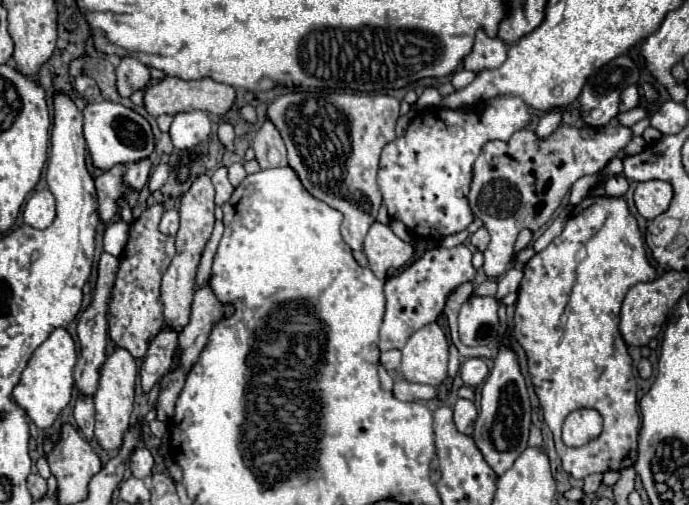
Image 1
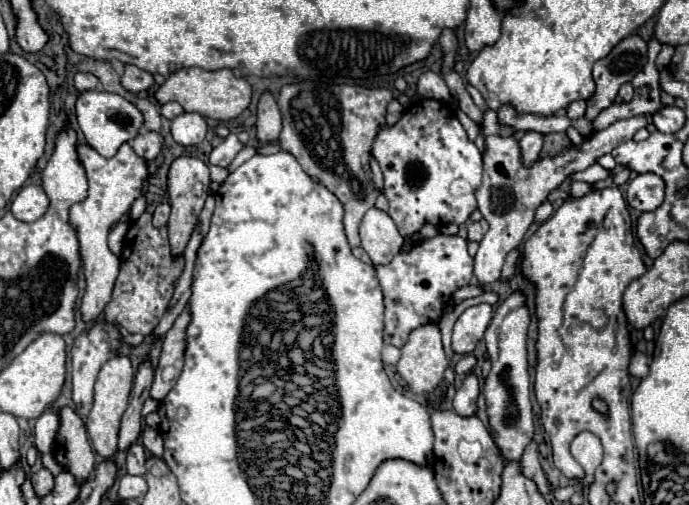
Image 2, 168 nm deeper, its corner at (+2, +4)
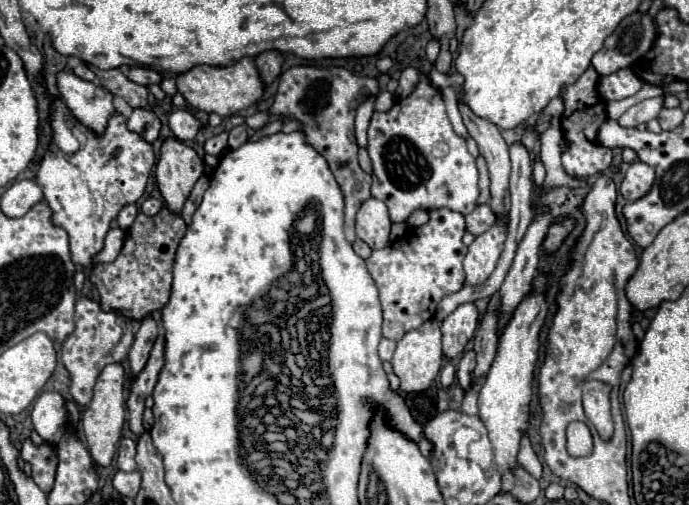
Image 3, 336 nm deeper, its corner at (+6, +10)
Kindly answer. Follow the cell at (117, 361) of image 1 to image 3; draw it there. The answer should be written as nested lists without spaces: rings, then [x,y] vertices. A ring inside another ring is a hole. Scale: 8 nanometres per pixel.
[[[108,364],[94,386],[94,396],[92,402],[84,408],[82,414],[82,428],[86,434],[86,442],[88,442],[88,450],[92,454],[92,458],[96,460],[96,464],[100,466],[108,466],[114,458],[116,446],[120,442],[122,436],[122,424],[124,424],[124,368],[122,364]]]

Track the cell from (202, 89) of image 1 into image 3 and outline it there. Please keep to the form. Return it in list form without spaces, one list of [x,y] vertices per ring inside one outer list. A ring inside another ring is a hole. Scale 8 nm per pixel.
[[[242,58],[230,66],[198,64],[198,66],[190,68],[188,72],[182,72],[176,76],[176,88],[192,108],[208,112],[208,114],[216,112],[222,118],[228,118],[228,116],[248,108],[264,92],[264,86],[262,86],[258,72],[254,68],[254,62],[250,58]]]

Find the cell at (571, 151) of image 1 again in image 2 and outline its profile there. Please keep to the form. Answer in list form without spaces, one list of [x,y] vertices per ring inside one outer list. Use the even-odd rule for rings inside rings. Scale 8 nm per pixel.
[[[652,114],[646,116],[632,116],[626,120],[618,120],[606,130],[594,132],[586,142],[580,146],[568,148],[564,154],[556,158],[544,158],[538,160],[532,168],[524,168],[520,162],[520,148],[516,138],[500,138],[500,136],[488,136],[486,138],[486,154],[484,154],[484,180],[482,186],[476,192],[478,210],[482,212],[484,220],[490,224],[490,230],[480,242],[480,248],[474,256],[474,276],[478,278],[478,284],[490,284],[500,278],[500,270],[504,264],[506,254],[522,244],[522,238],[526,230],[530,228],[534,220],[534,210],[548,198],[548,192],[558,188],[570,174],[576,170],[584,170],[590,164],[596,162],[602,154],[608,154],[614,150],[614,146],[630,140],[640,128],[648,126],[652,122]]]

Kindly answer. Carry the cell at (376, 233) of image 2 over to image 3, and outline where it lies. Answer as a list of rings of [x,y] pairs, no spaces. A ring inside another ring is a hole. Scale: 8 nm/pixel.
[[[376,198],[366,200],[356,216],[356,236],[364,240],[372,250],[380,250],[390,242],[390,216],[386,204]]]

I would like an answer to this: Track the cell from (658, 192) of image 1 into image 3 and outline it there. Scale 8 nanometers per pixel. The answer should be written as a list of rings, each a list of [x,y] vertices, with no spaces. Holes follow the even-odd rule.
[[[634,162],[626,170],[624,182],[620,186],[620,194],[630,202],[640,200],[650,192],[652,184],[654,184],[654,168],[644,162]]]

